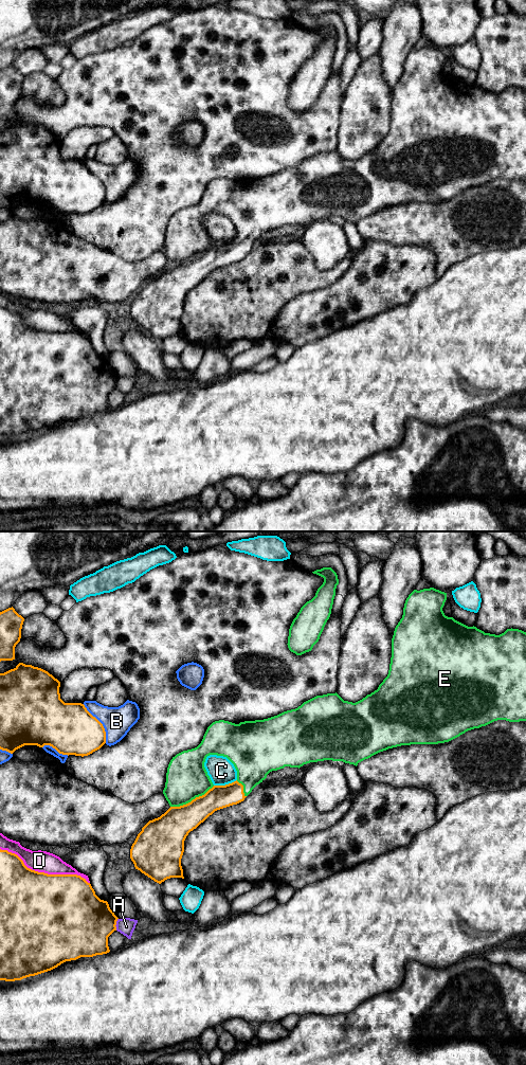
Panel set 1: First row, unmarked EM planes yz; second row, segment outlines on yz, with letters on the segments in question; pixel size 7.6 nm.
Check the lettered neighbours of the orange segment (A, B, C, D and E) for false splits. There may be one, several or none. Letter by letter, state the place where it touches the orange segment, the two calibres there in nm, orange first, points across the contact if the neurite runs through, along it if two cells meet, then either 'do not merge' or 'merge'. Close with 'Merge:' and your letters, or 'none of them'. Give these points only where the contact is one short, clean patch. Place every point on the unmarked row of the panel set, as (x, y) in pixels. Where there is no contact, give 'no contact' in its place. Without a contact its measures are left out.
A: meets orange in yz at (115, 382); 440 nm thick on the orange side, 130 nm on the other; do not merge
B: meets orange in yz at (101, 181); 380 nm thick on the orange side, 220 nm on the other; do not merge
C: meets orange in yz at (225, 242); 180 nm thick on the orange side, 200 nm on the other; do not merge
D: meets orange in yz at (43, 330); 500 nm thick on the orange side, 160 nm on the other; do not merge
E: meets orange in yz at (193, 257); 240 nm thick on the orange side, 320 nm on the other; merge
Merge: E

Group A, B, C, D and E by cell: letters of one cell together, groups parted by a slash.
A / B / C D / E

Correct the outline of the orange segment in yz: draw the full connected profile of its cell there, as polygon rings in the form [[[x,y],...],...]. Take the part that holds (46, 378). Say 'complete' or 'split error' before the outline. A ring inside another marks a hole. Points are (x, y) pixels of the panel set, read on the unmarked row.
complete | [[[0,307],[0,438],[15,439],[51,429],[66,419],[80,415],[93,415],[110,410],[108,395],[116,389],[117,375],[110,367],[107,359],[101,358],[91,342],[77,332],[48,332],[28,326],[15,311]]]

